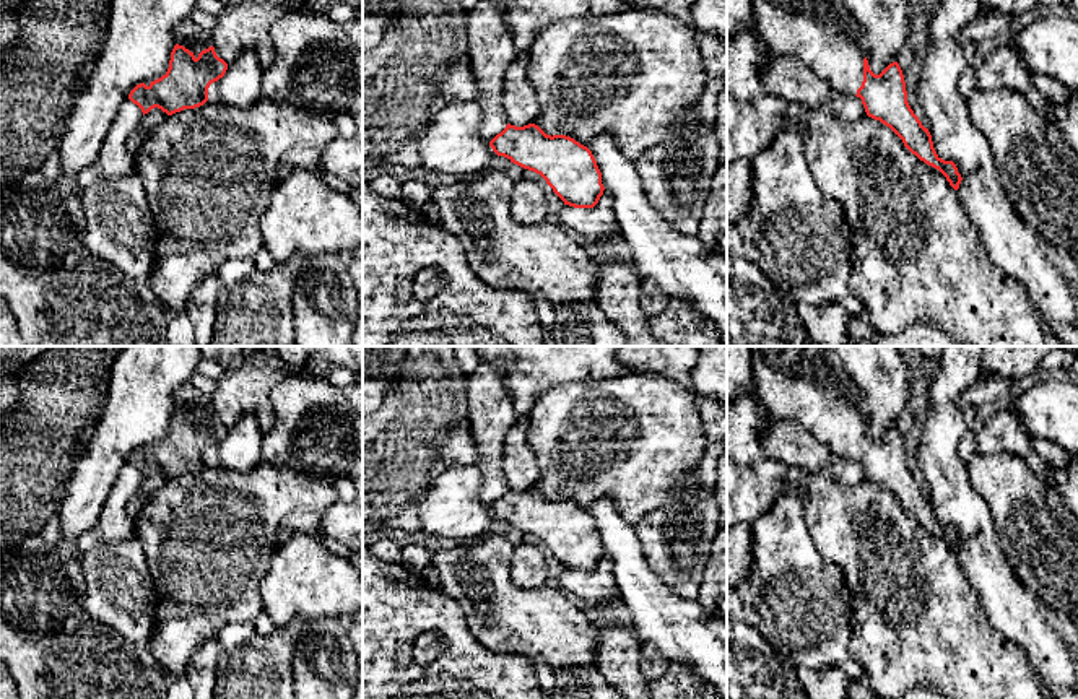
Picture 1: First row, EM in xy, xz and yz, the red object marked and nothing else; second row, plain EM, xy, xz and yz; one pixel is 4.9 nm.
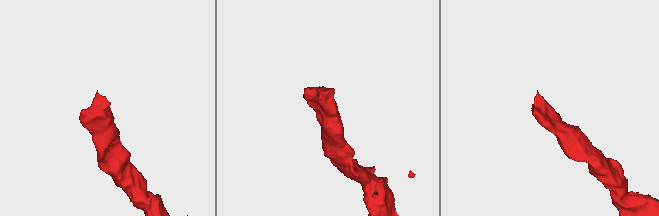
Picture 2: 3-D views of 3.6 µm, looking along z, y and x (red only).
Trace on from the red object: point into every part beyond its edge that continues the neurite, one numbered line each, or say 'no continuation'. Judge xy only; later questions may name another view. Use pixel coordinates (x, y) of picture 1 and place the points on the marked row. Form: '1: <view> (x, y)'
1: xy (191, 36)

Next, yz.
1: yz (818, 33)

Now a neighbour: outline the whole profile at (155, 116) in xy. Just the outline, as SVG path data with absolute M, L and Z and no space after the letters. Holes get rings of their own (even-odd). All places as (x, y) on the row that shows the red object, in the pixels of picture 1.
M154 107L148 114L143 115L141 124L138 127L138 135L143 138L148 132L164 122L169 115L161 109Z

